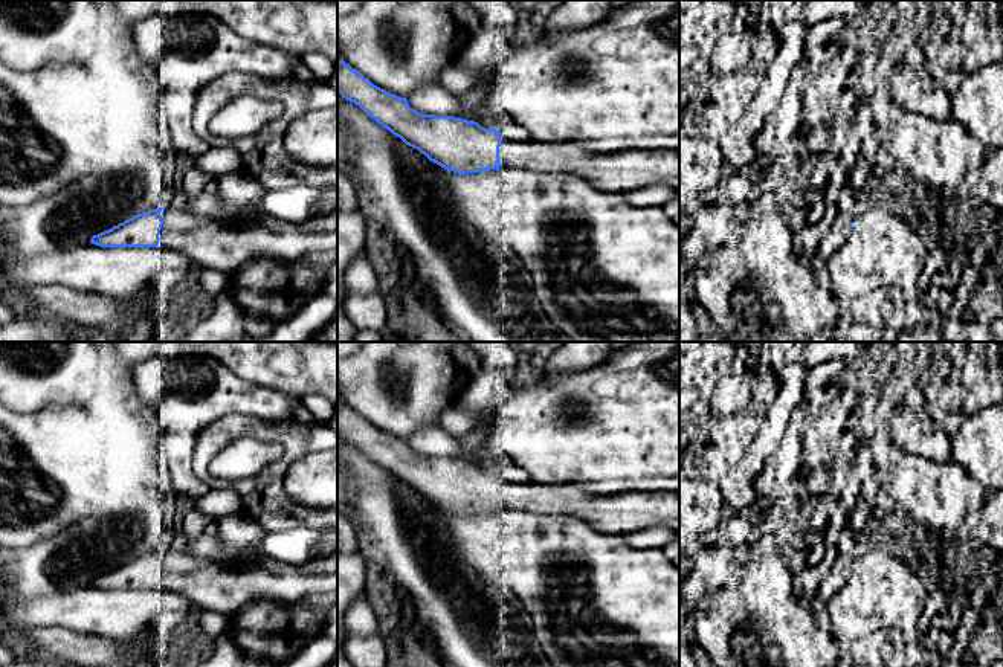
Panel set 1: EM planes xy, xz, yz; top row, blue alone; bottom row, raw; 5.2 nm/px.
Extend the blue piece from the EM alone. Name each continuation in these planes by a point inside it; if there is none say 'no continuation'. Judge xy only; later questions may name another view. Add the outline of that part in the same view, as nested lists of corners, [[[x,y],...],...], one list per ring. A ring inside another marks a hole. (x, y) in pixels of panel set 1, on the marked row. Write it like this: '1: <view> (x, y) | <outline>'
1: xy (209, 243) | [[[165,208],[159,246],[183,252],[200,267],[232,275],[256,258],[282,261],[337,250],[337,211],[305,223],[264,217],[247,227],[231,227],[215,215],[192,215]]]

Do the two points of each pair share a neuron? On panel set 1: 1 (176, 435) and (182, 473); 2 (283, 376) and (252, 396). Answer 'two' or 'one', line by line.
1: one
2: two

